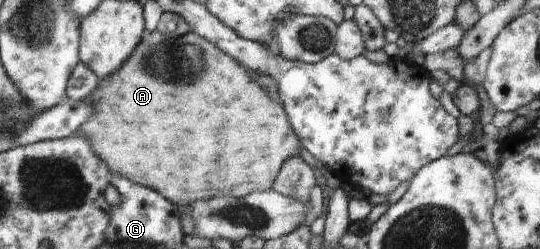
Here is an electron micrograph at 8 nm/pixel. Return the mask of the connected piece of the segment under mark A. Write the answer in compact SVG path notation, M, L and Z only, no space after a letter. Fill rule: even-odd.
M145 30L144 39L140 41L131 57L125 60L125 63L117 71L111 72L107 77L103 78L105 83L103 85L99 84L90 96L87 96L85 100L81 100L90 102L94 110L89 119L81 125L80 130L77 130L75 134L82 135L89 140L96 154L108 166L111 175L115 174L122 178L129 178L134 183L153 189L153 191L160 193L165 199L177 205L190 205L193 207L198 200L209 200L211 195L215 197L217 195L232 194L240 198L248 196L251 192L269 191L272 189L285 161L291 156L299 155L300 138L296 136L296 132L292 129L284 105L281 102L271 101L255 79L250 79L242 66L239 66L224 50L220 50L217 45L213 45L212 41L207 41L198 33L187 32L185 35L173 39L173 37L167 37L167 35L163 35L157 30L152 32Z

